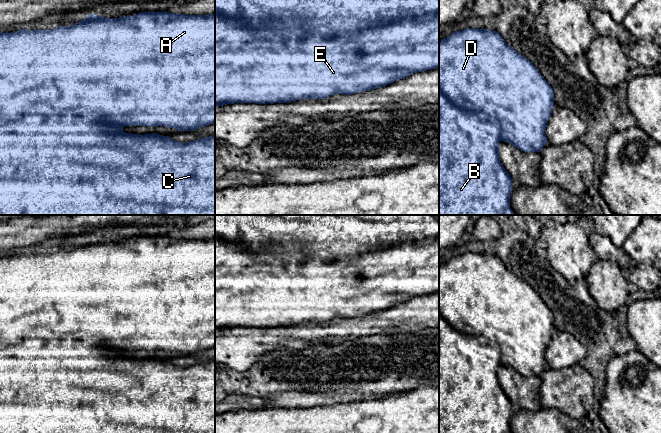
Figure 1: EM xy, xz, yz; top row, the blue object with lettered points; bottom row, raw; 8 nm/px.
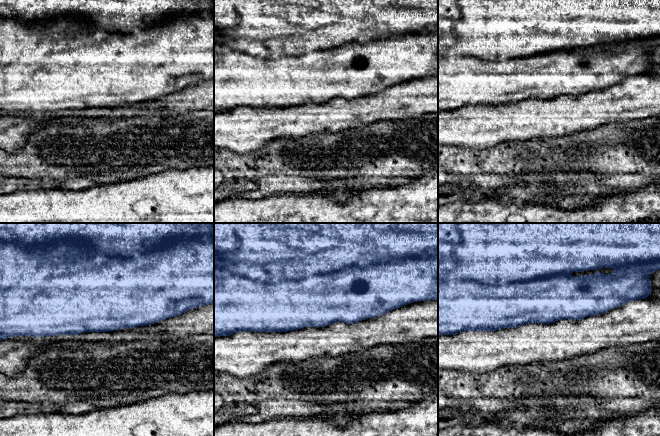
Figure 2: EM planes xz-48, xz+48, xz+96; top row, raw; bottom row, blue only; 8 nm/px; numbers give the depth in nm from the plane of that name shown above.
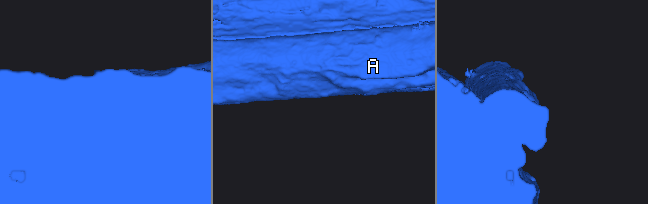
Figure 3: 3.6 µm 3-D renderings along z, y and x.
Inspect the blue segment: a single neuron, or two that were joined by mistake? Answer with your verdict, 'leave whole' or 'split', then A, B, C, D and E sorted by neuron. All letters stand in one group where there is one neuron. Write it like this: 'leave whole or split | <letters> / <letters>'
split | A D E / B C

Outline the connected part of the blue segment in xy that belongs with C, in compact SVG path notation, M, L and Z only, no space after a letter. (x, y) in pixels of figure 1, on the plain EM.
M70 335L20 339L0 347L0 433L215 433L215 360L181 367L156 357L126 357L122 350Z

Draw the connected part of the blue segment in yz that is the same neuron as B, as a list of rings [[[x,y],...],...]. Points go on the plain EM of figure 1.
[[[439,312],[439,433],[510,433],[510,419],[512,417],[512,402],[505,394],[499,382],[499,366],[502,364],[500,343],[492,335],[486,338],[483,334],[468,335],[459,332],[449,325]]]

